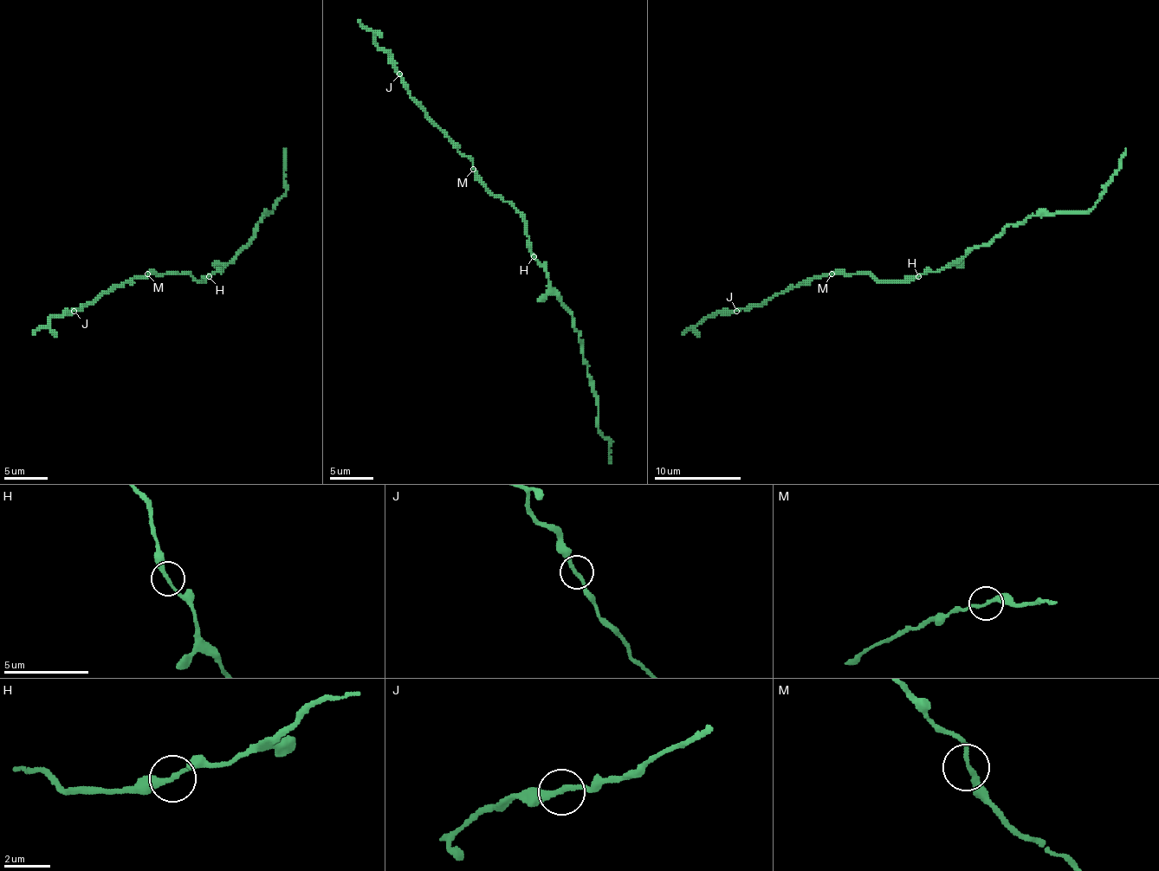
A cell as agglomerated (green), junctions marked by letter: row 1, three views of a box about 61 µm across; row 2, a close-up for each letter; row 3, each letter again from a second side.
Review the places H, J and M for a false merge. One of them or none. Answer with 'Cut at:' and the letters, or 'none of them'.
Cut at: H

